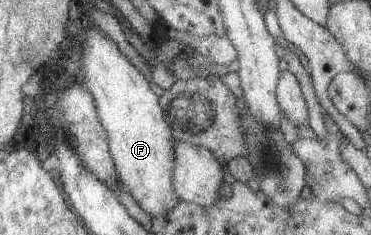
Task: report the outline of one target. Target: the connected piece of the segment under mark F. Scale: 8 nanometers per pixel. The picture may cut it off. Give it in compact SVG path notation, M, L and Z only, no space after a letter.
M101 30L85 31L80 62L83 84L92 95L98 120L107 134L117 180L151 219L164 217L182 201L171 185L175 159L173 136L158 104L159 98L148 87L148 78L118 51L116 43Z

